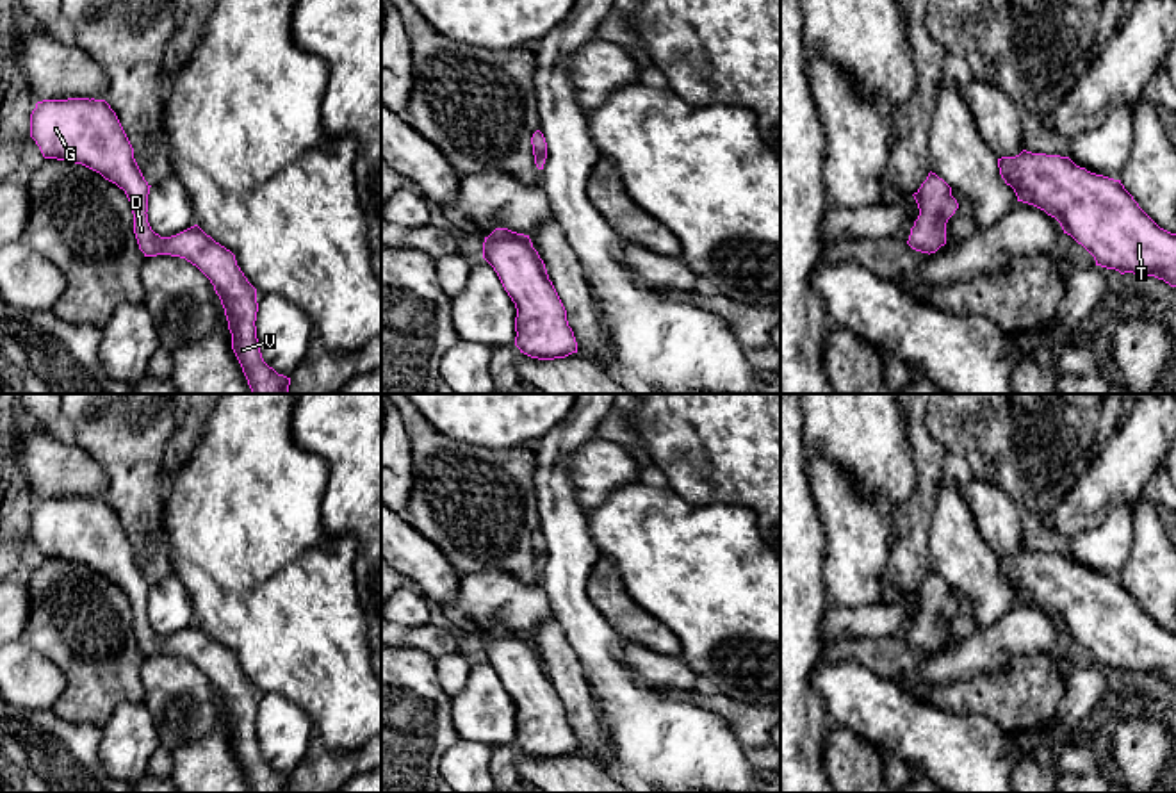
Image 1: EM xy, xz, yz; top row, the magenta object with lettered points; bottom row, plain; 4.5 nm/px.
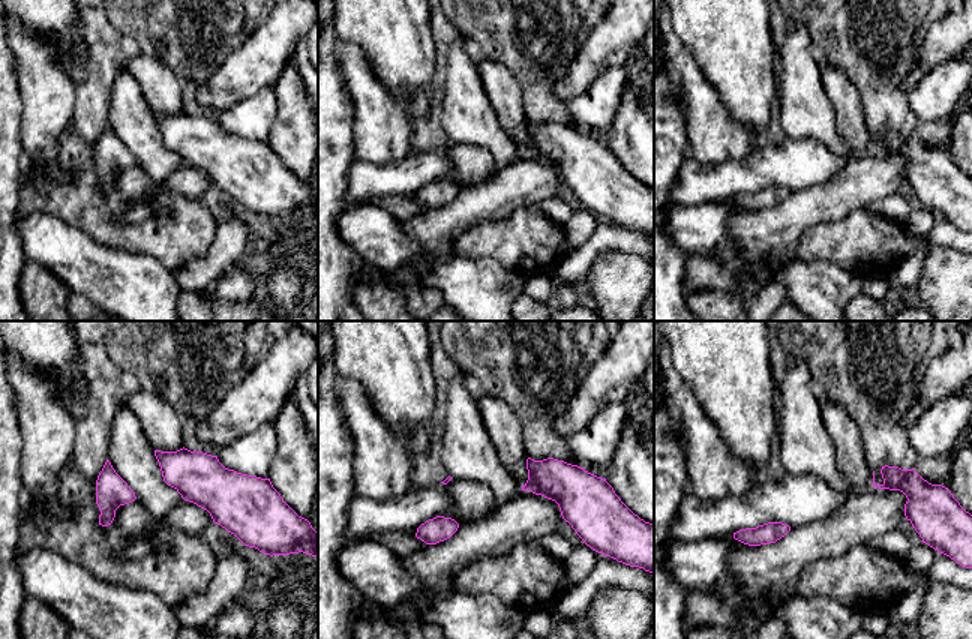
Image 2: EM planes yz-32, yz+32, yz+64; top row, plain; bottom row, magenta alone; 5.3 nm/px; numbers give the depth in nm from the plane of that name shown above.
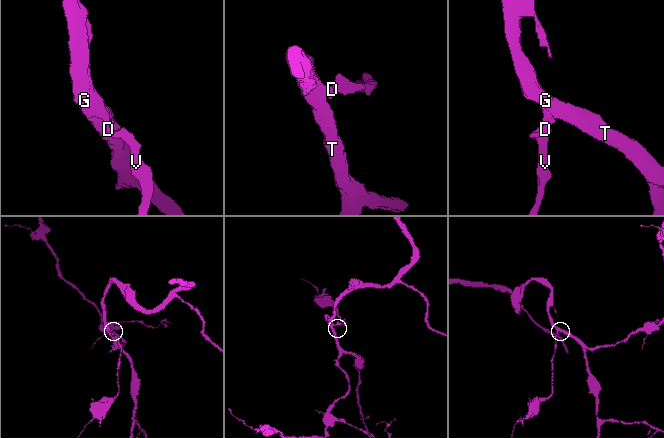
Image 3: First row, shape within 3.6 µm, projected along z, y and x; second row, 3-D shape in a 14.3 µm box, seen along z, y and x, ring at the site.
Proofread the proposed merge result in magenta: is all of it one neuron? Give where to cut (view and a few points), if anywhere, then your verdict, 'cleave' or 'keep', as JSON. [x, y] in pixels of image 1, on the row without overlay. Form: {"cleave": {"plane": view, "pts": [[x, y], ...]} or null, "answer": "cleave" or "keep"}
{"cleave": null, "answer": "keep"}

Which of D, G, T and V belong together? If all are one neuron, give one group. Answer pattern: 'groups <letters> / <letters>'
groups D G T V

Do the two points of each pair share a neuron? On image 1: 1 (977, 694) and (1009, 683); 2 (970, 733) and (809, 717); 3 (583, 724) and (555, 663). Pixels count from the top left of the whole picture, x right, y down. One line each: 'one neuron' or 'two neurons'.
1: one neuron
2: two neurons
3: one neuron

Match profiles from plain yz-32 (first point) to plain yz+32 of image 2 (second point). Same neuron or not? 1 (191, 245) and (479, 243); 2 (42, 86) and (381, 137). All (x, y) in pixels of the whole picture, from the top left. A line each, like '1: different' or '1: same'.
1: same
2: same

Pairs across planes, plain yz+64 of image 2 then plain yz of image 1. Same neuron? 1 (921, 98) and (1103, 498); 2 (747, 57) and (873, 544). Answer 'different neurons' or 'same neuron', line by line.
1: different neurons
2: different neurons

